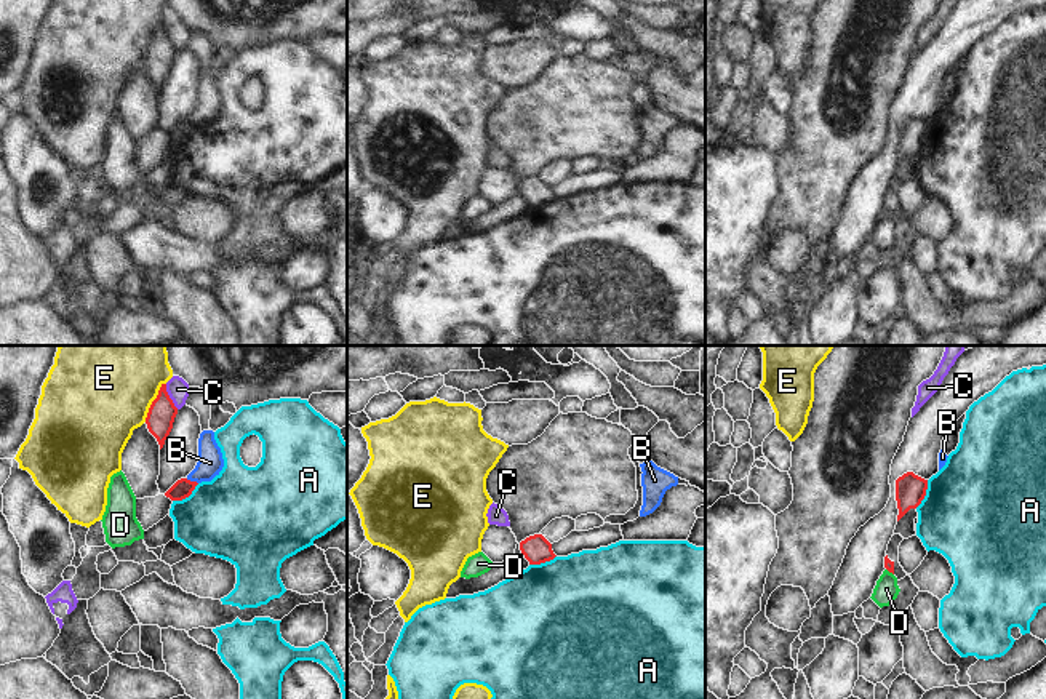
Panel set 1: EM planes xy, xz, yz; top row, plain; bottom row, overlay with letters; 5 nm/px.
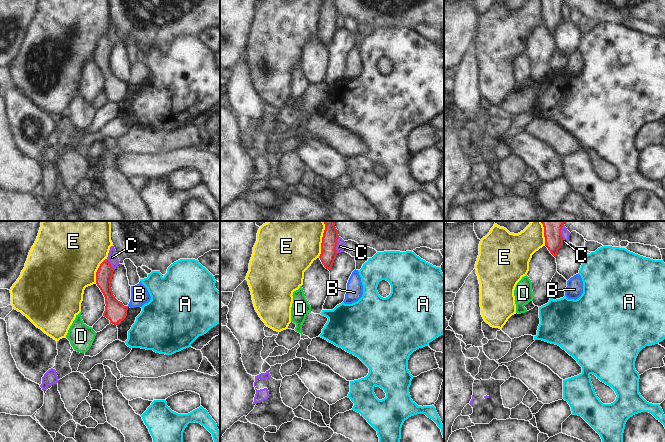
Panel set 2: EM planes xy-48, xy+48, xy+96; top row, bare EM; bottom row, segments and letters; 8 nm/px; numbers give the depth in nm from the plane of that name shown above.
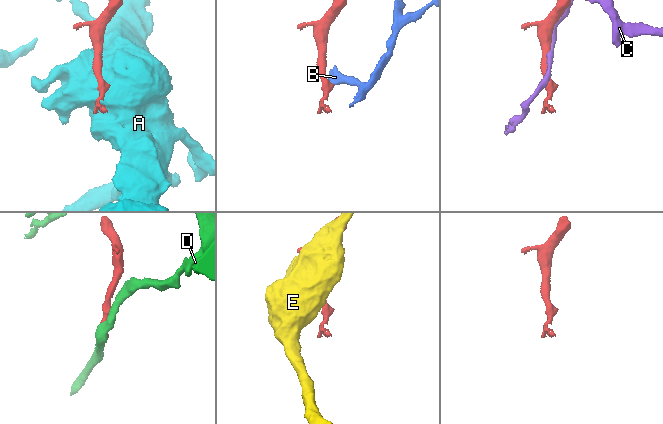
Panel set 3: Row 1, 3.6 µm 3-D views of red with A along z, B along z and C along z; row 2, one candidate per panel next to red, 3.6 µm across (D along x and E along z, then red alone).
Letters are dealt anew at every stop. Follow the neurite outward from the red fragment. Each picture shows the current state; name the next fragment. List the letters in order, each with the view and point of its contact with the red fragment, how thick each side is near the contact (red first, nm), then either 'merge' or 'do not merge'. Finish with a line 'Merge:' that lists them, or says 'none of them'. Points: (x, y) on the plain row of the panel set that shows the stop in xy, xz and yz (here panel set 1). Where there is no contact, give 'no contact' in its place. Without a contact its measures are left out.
A: xy (186, 138) | 100/420 nm | do not merge
B: xy (192, 123) | 100/130 nm | do not merge
C: xy (168, 39) | 140/110 nm | do not merge
D: yz (890, 213) | 50/120 nm | do not merge
E: xy (152, 43) | 140/420 nm | do not merge
Merge: none of them

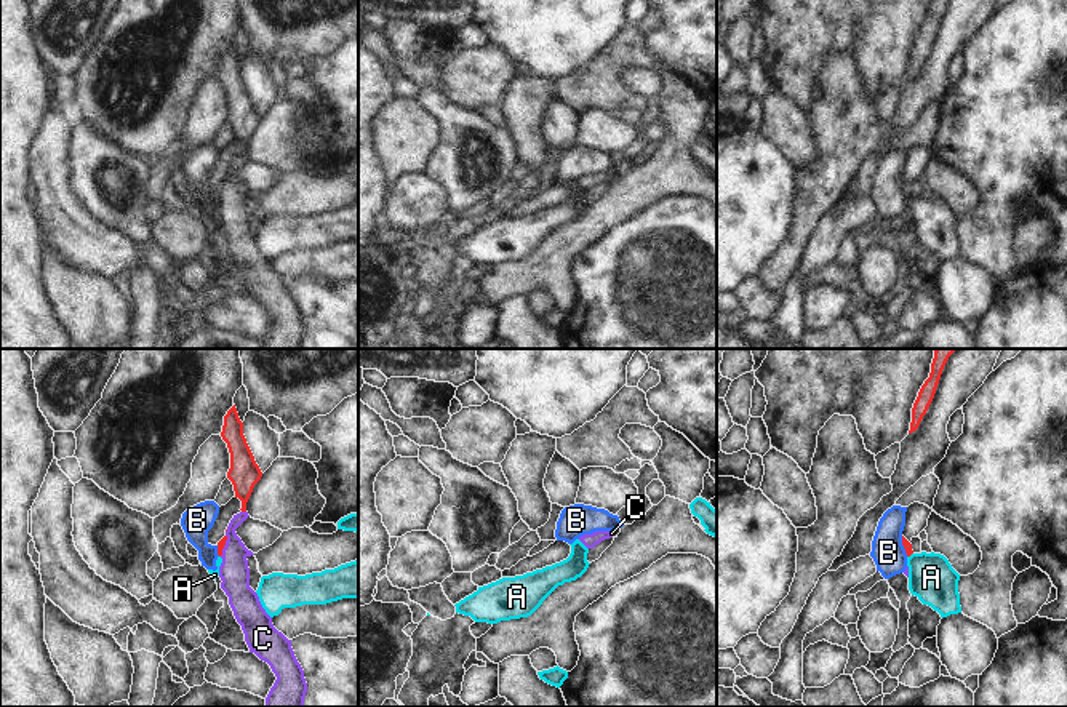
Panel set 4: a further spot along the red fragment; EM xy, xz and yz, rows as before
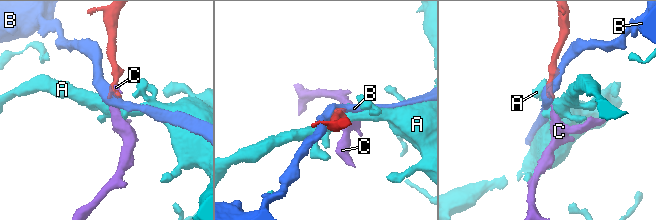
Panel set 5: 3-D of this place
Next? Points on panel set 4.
A: yz (909, 197) | 50/240 nm | do not merge
B: yz (903, 186) | 50/160 nm | do not merge
C: xy (224, 186) | 40/150 nm | merge
Merge: C

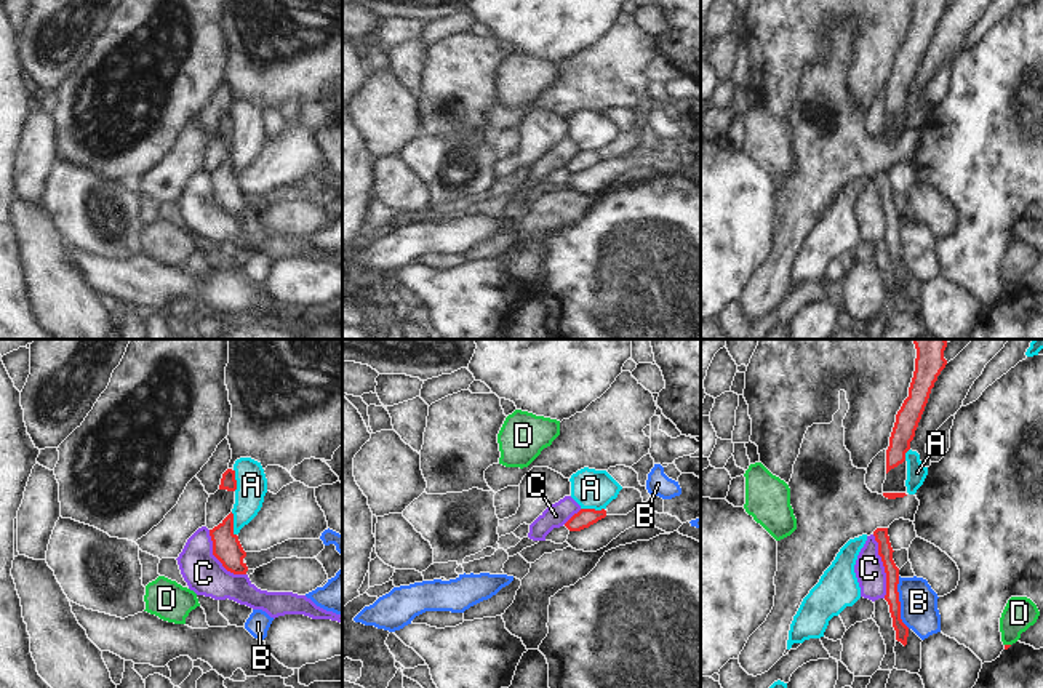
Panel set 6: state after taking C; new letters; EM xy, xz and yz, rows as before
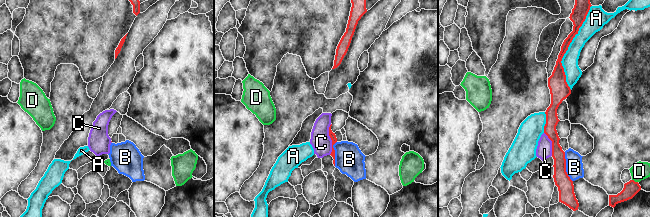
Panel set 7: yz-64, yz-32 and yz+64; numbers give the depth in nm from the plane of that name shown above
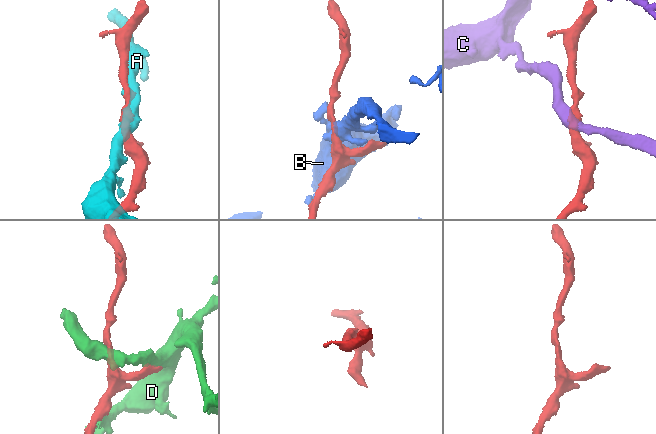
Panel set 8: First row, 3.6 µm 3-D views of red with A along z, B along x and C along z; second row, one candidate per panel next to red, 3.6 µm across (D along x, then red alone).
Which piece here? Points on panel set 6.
A: xy (232, 165) | 140/160 nm | do not merge
B: yz (899, 244) | 70/190 nm | do not merge
C: yz (883, 207) | 80/150 nm | do not merge
D: yz (1008, 287) | 20/160 nm | do not merge
Merge: none of them

